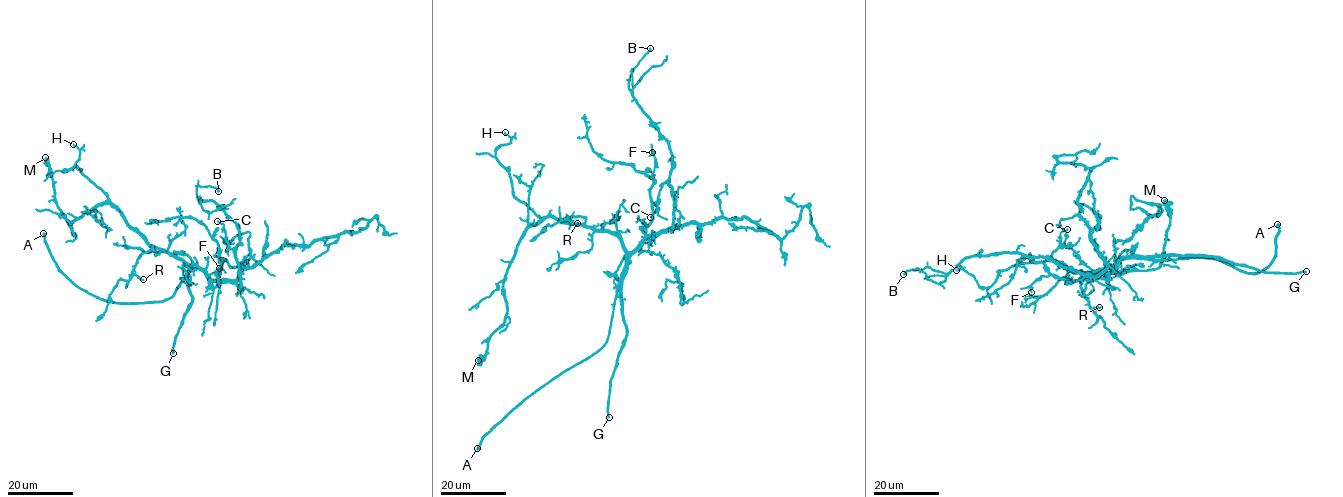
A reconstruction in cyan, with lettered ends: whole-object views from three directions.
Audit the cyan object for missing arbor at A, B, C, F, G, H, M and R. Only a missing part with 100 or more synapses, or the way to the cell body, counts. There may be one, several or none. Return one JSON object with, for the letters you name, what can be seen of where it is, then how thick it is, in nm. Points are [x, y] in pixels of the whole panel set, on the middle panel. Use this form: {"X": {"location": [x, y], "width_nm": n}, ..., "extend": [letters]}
{"A": {"location": [477, 448], "width_nm": 420}, "G": {"location": [609, 417], "width_nm": 260}, "extend": ["A", "G"]}

